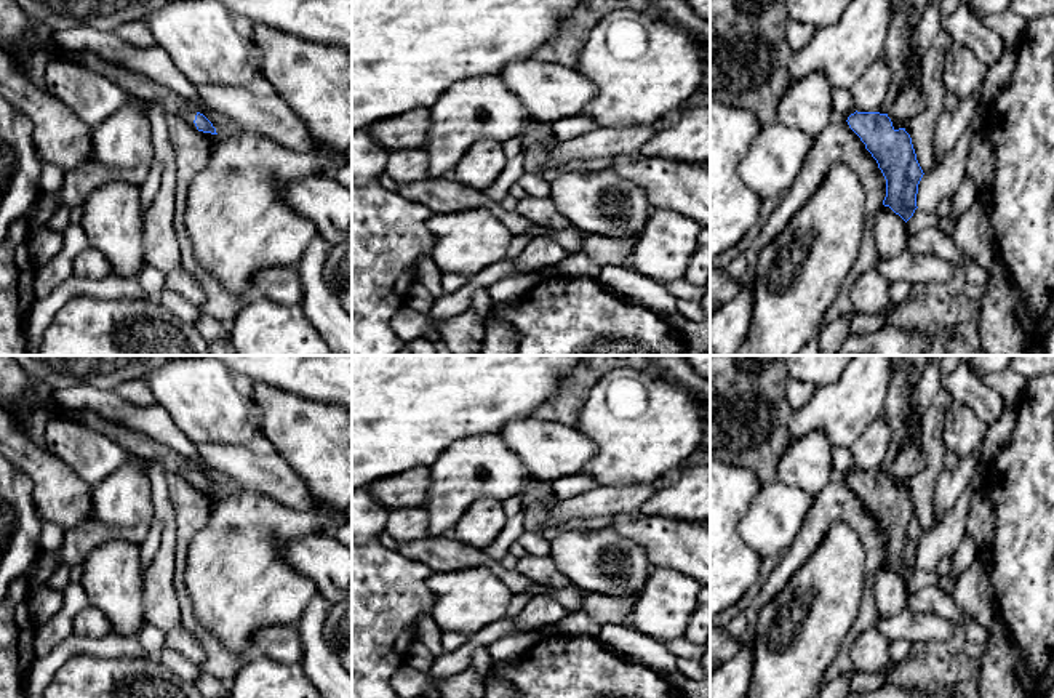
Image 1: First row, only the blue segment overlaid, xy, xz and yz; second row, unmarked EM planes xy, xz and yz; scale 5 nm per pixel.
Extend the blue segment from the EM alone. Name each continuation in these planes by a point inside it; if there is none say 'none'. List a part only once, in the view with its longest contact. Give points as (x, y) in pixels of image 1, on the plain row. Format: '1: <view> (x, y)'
1: xy (138, 442)

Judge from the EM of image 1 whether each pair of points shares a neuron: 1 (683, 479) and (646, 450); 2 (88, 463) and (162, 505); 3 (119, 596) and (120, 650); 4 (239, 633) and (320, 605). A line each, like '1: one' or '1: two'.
1: two
2: two
3: two
4: two

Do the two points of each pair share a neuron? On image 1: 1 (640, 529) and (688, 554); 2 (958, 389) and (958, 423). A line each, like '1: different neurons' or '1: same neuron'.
1: same neuron
2: different neurons

